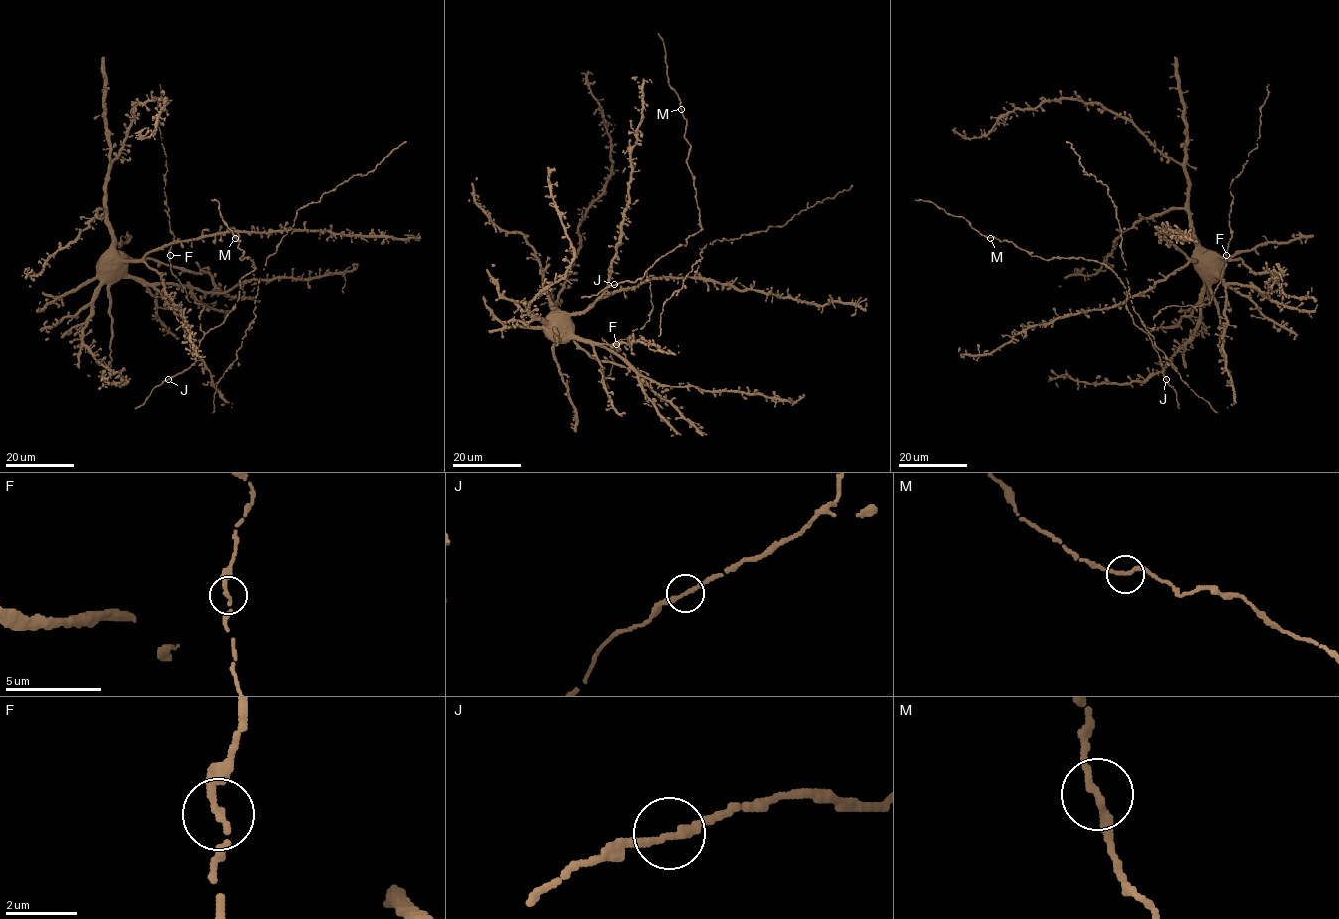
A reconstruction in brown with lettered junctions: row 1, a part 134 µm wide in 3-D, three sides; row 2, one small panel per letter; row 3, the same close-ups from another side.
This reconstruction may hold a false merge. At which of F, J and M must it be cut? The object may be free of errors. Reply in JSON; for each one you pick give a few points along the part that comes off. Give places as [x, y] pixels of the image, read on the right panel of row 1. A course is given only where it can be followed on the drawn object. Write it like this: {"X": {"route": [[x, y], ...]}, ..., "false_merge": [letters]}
{"false_merge": []}

